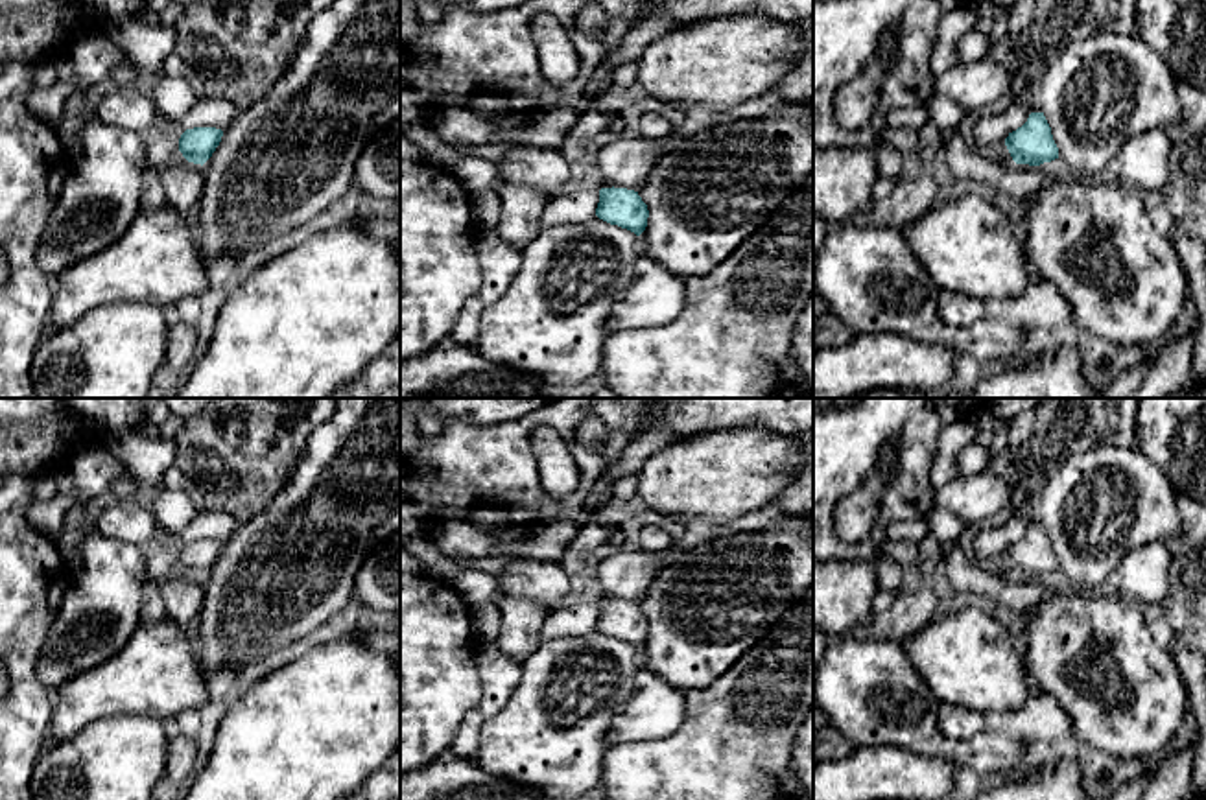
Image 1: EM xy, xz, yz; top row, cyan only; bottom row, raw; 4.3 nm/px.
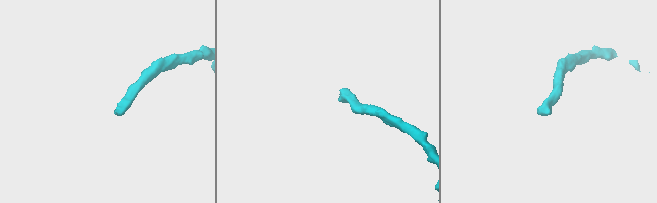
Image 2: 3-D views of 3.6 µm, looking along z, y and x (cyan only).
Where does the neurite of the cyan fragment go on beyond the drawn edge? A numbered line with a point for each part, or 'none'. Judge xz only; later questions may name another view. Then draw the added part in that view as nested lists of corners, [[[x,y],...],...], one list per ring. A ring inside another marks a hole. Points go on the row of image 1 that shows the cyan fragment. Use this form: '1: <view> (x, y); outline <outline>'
none

